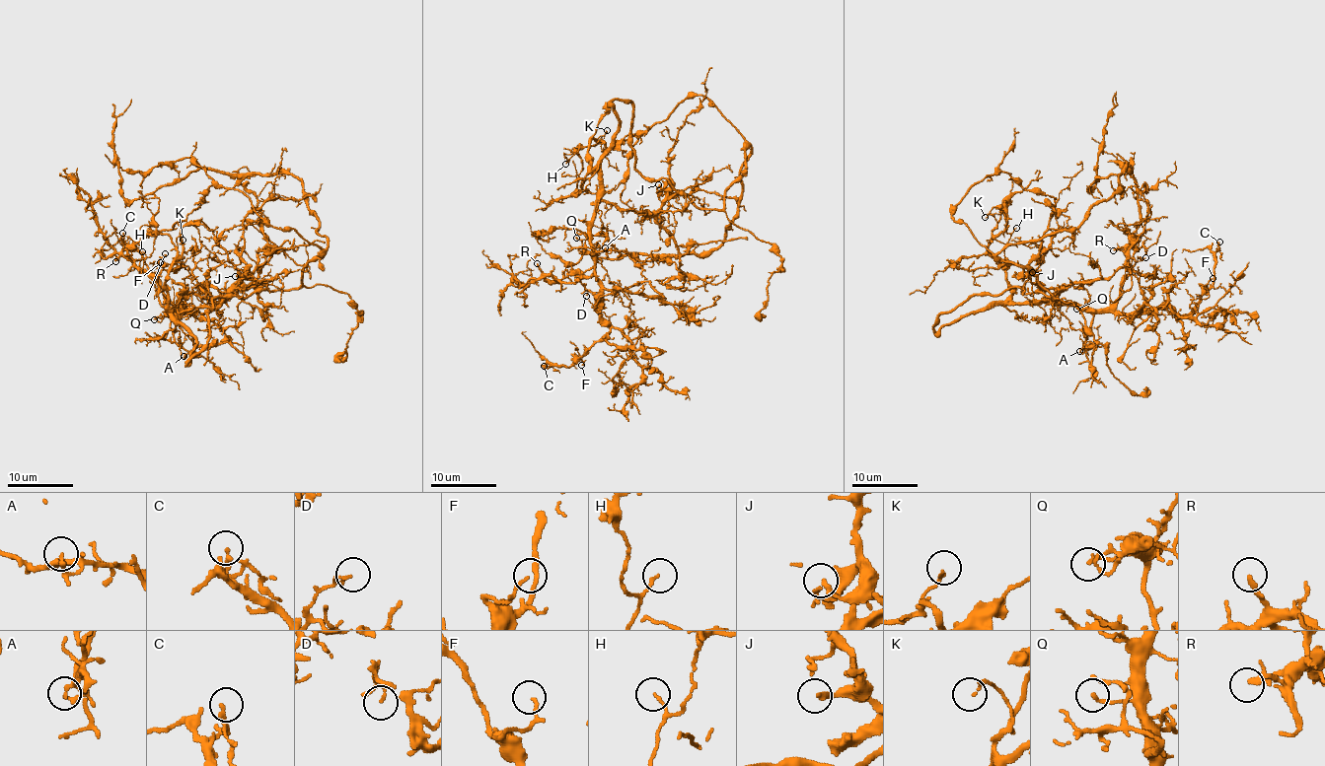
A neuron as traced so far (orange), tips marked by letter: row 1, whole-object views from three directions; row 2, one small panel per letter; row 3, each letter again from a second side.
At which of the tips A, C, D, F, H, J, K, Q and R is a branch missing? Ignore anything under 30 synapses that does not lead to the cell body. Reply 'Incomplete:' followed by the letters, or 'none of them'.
Incomplete: R

